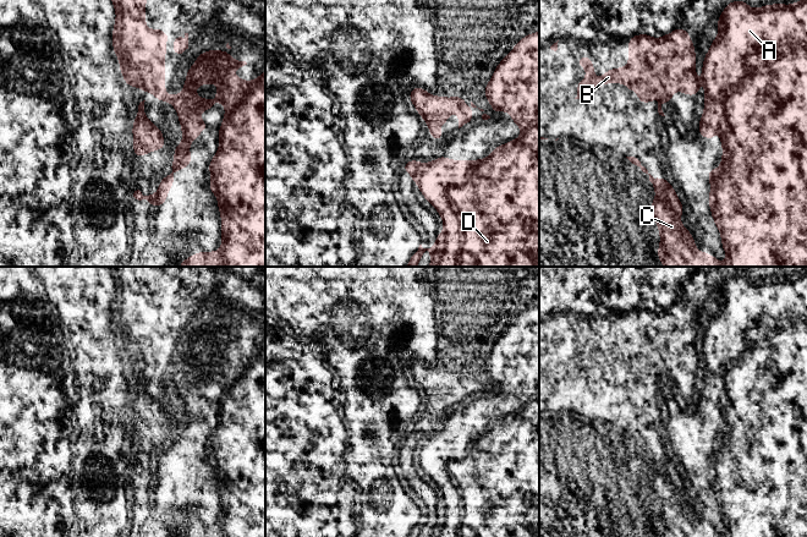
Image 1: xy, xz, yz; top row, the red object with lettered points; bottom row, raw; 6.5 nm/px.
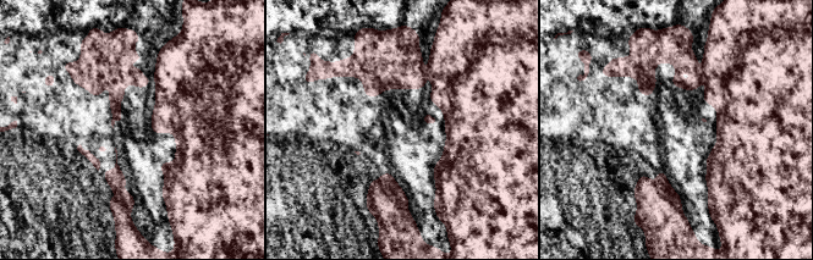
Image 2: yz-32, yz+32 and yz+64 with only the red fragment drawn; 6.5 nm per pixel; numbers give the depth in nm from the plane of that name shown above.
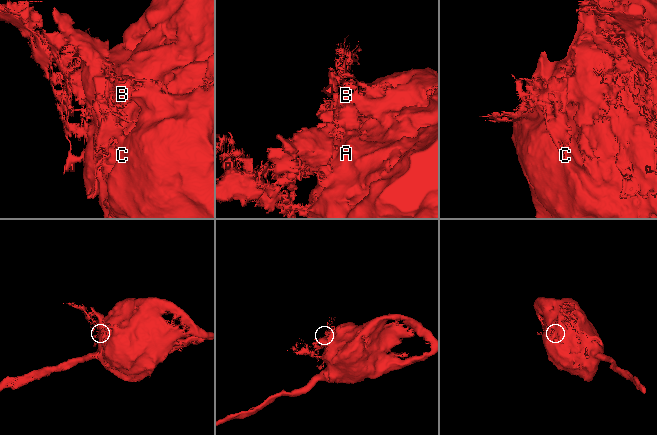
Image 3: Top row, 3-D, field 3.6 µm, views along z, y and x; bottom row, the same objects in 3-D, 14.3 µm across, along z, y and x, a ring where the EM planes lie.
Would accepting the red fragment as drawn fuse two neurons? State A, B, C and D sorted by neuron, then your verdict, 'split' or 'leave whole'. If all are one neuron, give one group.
groups A B C D; leave whole

